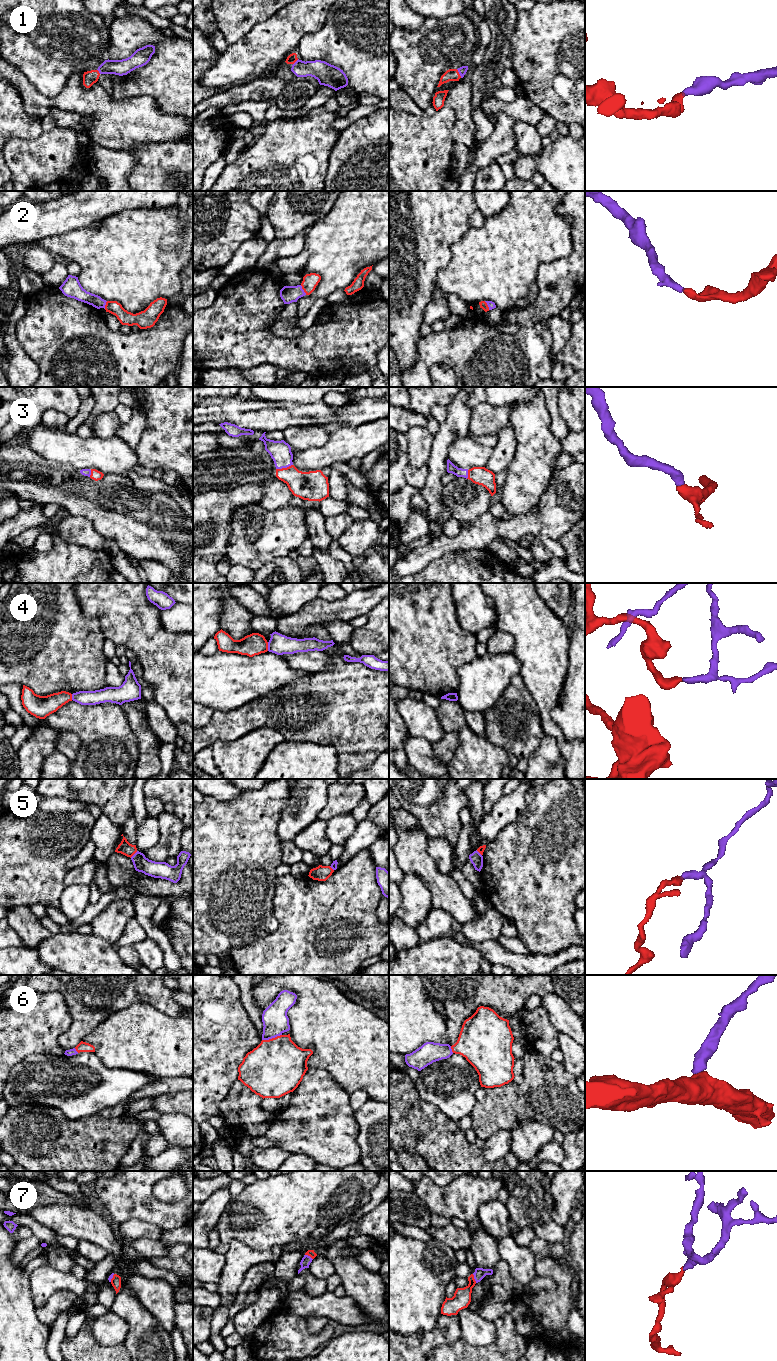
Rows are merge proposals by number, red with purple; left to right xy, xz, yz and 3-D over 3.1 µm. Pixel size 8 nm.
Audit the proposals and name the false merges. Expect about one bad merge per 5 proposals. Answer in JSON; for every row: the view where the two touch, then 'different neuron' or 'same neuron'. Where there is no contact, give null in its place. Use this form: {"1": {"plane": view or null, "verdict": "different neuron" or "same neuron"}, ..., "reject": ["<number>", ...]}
{"1": {"plane": "yz", "verdict": "same neuron"}, "2": {"plane": "xz", "verdict": "same neuron"}, "3": {"plane": "xz", "verdict": "same neuron"}, "4": {"plane": "xz", "verdict": "different neuron"}, "5": {"plane": "xy", "verdict": "different neuron"}, "6": {"plane": "xz", "verdict": "same neuron"}, "7": {"plane": "yz", "verdict": "same neuron"}, "reject": ["4", "5"]}

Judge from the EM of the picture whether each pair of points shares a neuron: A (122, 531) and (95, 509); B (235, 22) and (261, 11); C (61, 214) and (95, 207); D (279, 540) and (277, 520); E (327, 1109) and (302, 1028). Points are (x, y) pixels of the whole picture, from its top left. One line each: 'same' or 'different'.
A: same
B: same
C: same
D: same
E: different

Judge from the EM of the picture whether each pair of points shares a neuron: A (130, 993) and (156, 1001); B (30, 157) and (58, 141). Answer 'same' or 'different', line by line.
A: same
B: same

